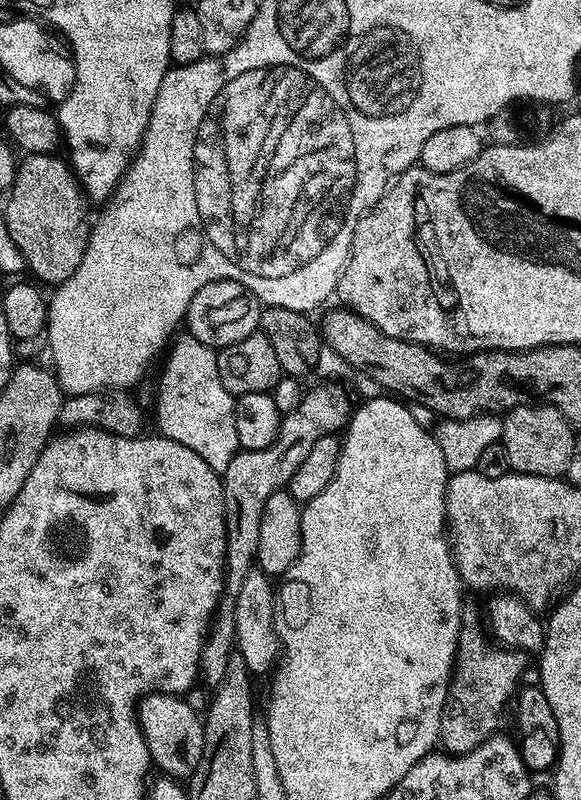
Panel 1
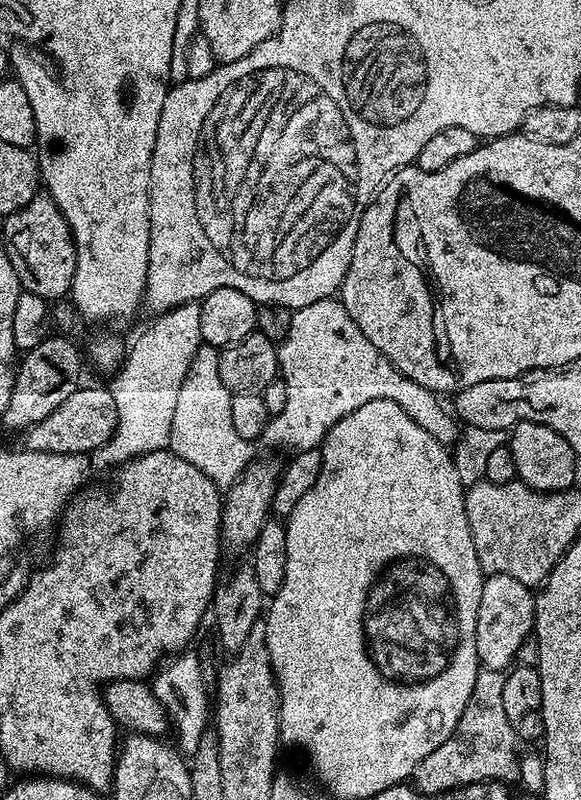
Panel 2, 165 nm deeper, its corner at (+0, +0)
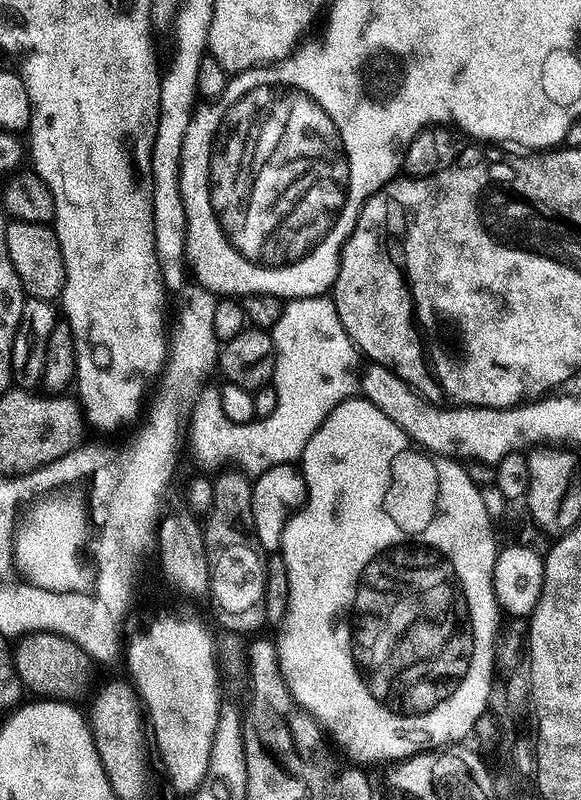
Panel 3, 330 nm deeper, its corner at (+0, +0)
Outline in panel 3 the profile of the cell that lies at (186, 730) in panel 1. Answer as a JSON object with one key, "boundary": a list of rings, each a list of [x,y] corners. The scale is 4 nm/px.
{"boundary":[[[29,632],[28,635],[19,637],[18,643],[14,648],[14,663],[16,673],[21,685],[28,688],[40,698],[51,698],[54,700],[68,700],[76,698],[72,696],[84,696],[88,692],[88,671],[94,668],[94,661],[77,646],[74,641],[67,640],[64,636],[59,636],[53,632]]]}

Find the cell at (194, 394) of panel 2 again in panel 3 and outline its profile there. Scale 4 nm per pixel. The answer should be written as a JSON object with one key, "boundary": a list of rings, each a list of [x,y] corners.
{"boundary":[[[327,295],[289,299],[275,331],[284,339],[284,348],[282,344],[282,362],[277,363],[274,377],[278,394],[274,414],[249,424],[230,422],[222,411],[219,387],[202,389],[192,408],[192,421],[186,424],[186,440],[192,443],[192,456],[202,467],[220,470],[231,466],[255,478],[270,466],[299,461],[306,442],[324,419],[343,400],[353,399],[360,392],[361,353],[346,334],[338,310]]]}

